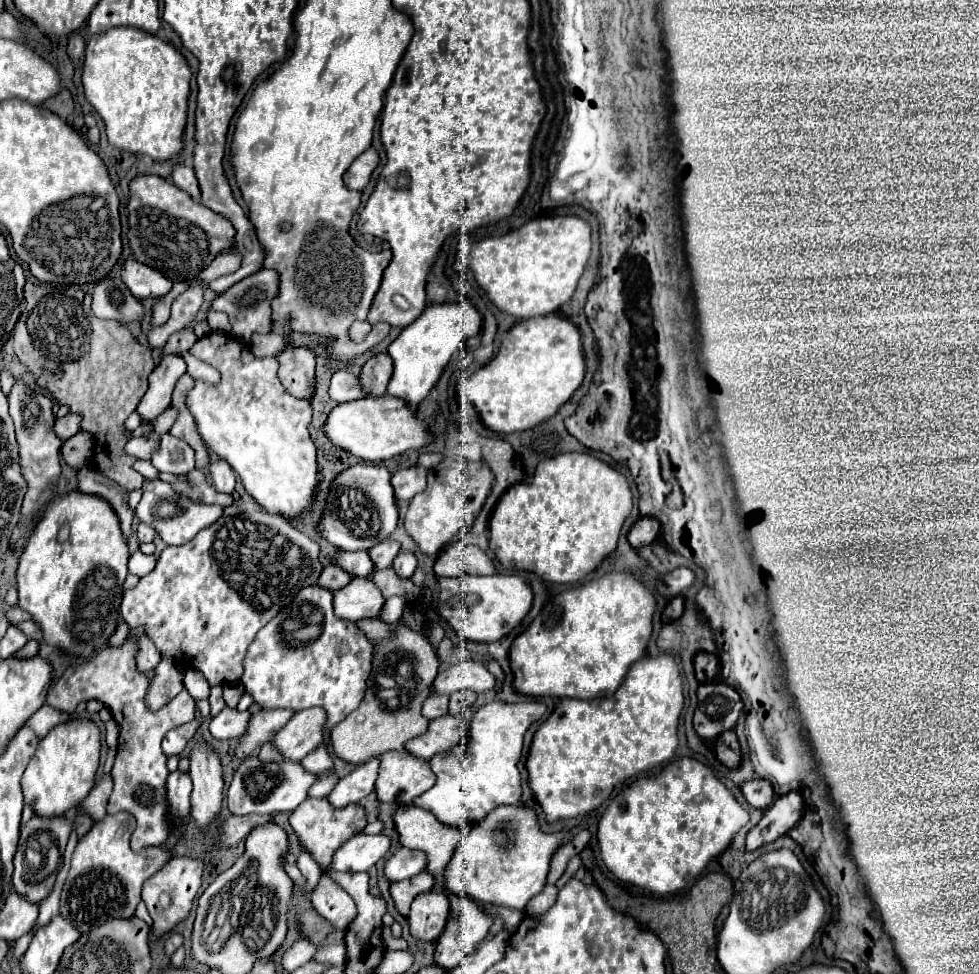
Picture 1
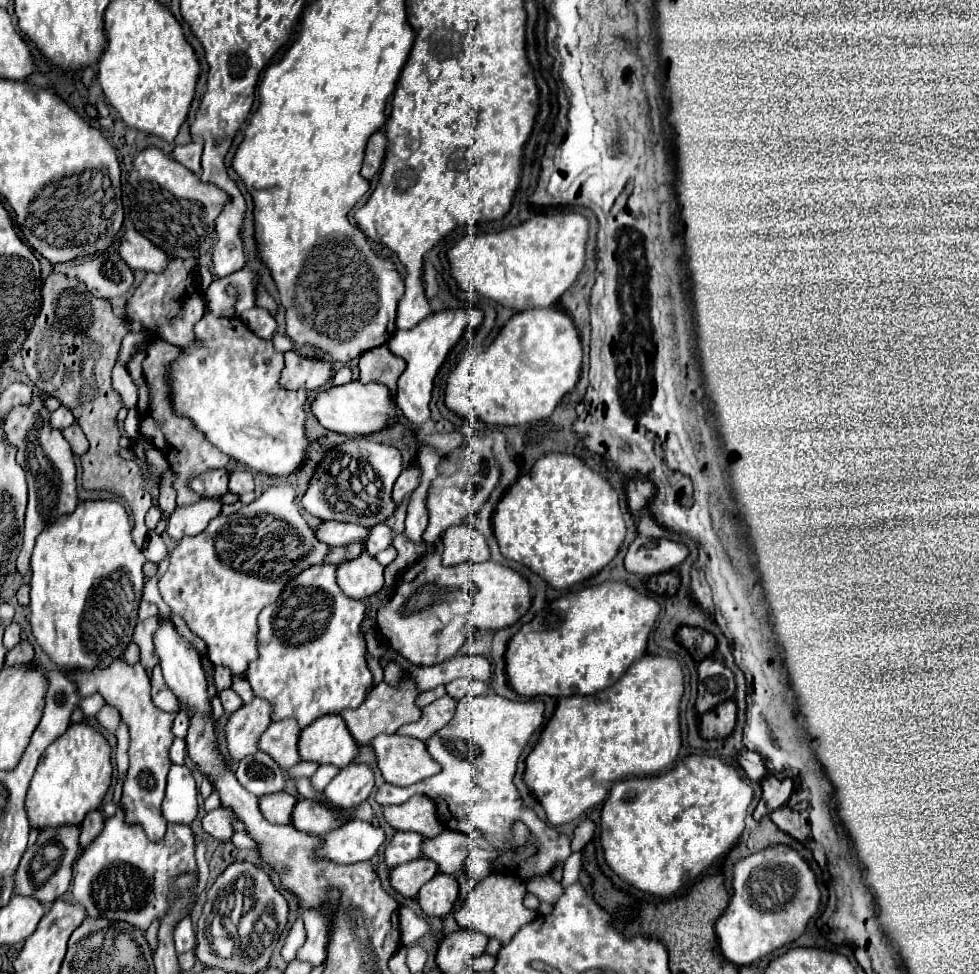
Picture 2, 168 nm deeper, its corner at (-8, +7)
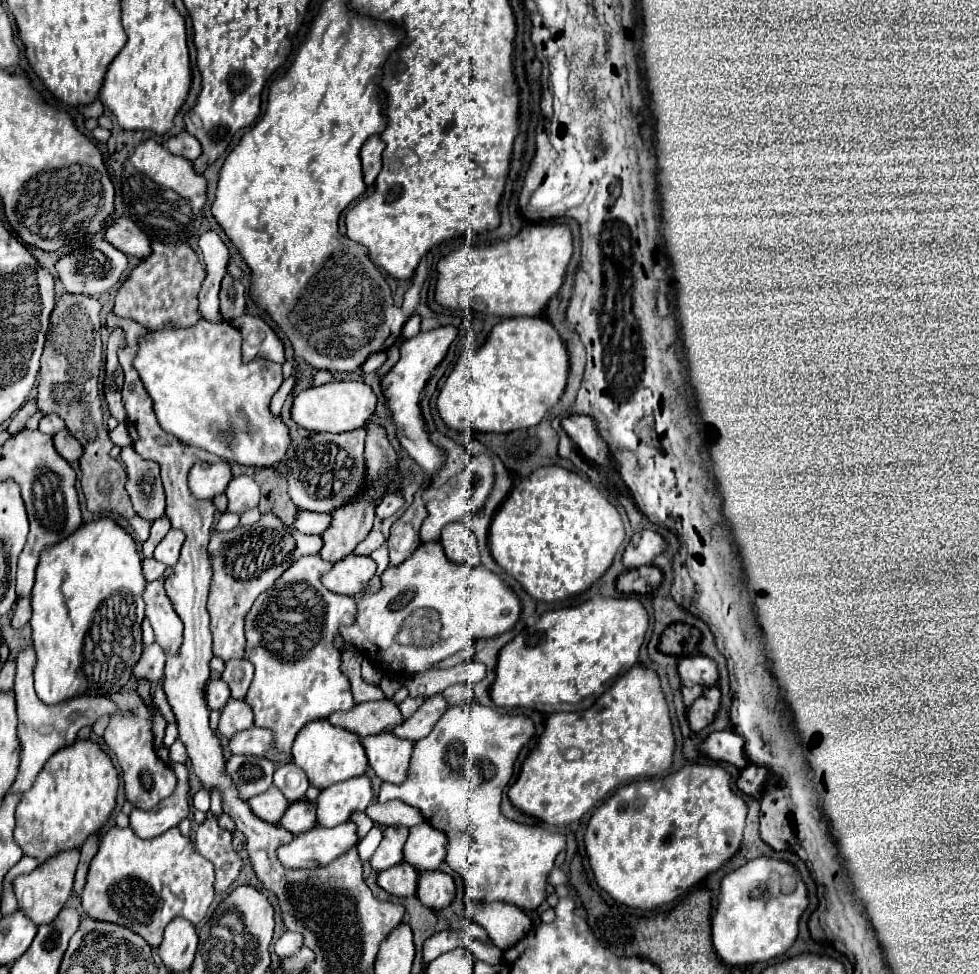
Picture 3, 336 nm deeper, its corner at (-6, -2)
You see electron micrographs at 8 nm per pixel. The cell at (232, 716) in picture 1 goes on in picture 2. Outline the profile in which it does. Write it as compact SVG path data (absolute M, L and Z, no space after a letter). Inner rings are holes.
M225 688L219 692L219 700L223 702L223 708L225 708L225 714L233 714L241 704L243 700L231 690L231 688Z

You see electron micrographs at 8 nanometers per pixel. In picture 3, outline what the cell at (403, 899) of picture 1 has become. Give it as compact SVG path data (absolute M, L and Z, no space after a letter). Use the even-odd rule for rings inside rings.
M403 861L401 865L395 865L393 869L381 871L379 877L377 877L377 883L389 895L411 897L417 891L417 877L419 877L417 869L413 869L413 865L409 865L409 863Z

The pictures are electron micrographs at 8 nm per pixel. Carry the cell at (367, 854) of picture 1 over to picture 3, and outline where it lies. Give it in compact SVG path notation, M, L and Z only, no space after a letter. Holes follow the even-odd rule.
M345 821L337 827L315 827L297 835L289 845L279 847L277 857L289 869L317 869L333 863L341 853L347 853L359 843L357 825Z

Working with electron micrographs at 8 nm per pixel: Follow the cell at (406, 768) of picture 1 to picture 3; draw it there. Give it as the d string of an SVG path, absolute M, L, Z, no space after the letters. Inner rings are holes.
M381 733L361 739L369 765L381 781L401 785L409 775L409 761L413 753L413 743L399 739L393 733Z

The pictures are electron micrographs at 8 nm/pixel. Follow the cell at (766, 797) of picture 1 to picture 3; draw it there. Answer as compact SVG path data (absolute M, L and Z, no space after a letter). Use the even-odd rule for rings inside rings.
M715 731L703 743L701 751L715 761L727 761L737 769L745 769L749 765L743 749L743 739L731 731Z

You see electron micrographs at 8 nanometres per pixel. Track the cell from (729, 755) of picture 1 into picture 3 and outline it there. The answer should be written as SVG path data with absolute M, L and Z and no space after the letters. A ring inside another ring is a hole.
M707 689L705 695L701 699L697 699L693 703L693 707L689 707L689 713L687 713L687 719L689 719L689 725L691 725L691 731L701 731L705 729L707 725L711 725L715 719L715 713L719 711L719 705L721 705L721 693L719 689Z

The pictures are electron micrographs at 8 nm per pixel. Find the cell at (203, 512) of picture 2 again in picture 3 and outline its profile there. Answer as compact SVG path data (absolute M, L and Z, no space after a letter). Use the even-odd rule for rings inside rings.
M171 529L163 539L161 543L155 547L155 559L165 563L165 565L175 565L177 559L179 559L179 551L181 551L181 545L185 541L185 533L179 531L179 529Z

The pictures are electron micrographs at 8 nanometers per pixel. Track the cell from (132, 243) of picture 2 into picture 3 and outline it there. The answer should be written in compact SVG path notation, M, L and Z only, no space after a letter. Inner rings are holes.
M127 217L121 219L113 219L107 229L105 229L105 239L119 249L125 255L133 255L139 261L143 261L149 251L151 251L151 243L145 237L145 233Z

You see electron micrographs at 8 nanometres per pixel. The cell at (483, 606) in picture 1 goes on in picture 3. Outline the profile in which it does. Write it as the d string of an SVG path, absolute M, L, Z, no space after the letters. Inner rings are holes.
M435 541L421 543L407 561L387 569L381 575L381 589L375 595L363 595L357 603L357 615L355 625L341 629L345 641L353 641L389 671L419 673L463 651L475 639L489 639L509 631L521 615L521 603L499 575L483 565L469 567L451 563L443 553L441 543ZM415 609L435 609L441 617L441 635L431 647L405 647L395 641L395 635L399 633L395 629L401 629L403 621Z

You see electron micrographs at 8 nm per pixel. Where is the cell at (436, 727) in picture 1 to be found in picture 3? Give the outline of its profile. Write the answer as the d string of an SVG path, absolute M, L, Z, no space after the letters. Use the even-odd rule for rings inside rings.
M433 695L433 697L425 699L425 703L419 707L419 711L411 719L407 719L403 725L395 727L393 733L401 739L419 741L431 733L433 725L443 717L445 711L447 711L447 701L443 699L443 695Z

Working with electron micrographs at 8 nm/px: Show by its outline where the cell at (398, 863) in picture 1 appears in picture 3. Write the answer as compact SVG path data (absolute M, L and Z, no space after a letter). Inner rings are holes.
M387 827L383 831L383 841L377 847L377 851L371 857L371 867L375 871L391 869L393 865L399 865L403 861L403 847L409 837L407 827Z

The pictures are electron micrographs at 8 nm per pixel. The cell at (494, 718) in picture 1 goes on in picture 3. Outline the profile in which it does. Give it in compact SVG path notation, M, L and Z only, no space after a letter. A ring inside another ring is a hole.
M481 703L449 707L433 727L429 737L415 743L409 779L401 785L381 785L379 803L393 799L405 801L407 805L417 807L429 825L441 829L447 835L447 865L462 877L467 903L507 901L525 911L533 911L547 899L549 873L555 867L557 855L567 845L565 835L511 821L501 813L501 795L505 785L513 777L513 763L519 751L533 739L533 735L535 725L525 715L503 715L493 707L485 707Z

